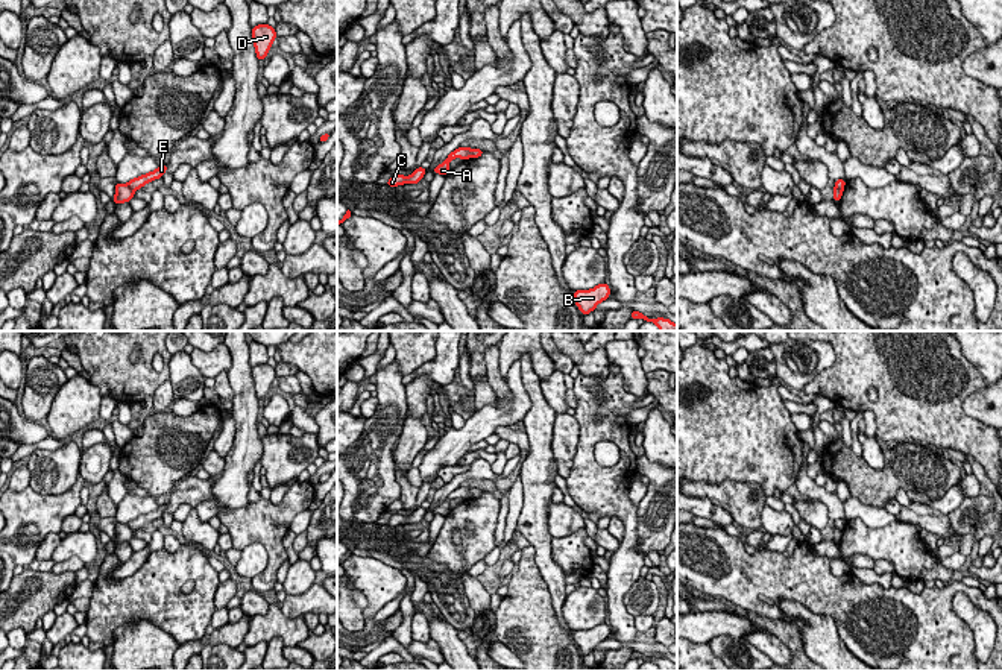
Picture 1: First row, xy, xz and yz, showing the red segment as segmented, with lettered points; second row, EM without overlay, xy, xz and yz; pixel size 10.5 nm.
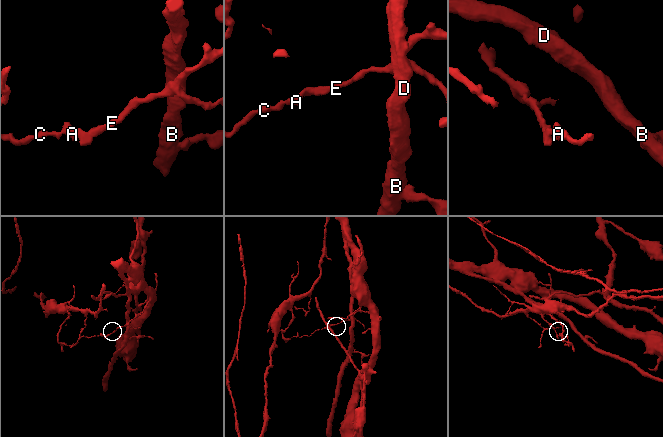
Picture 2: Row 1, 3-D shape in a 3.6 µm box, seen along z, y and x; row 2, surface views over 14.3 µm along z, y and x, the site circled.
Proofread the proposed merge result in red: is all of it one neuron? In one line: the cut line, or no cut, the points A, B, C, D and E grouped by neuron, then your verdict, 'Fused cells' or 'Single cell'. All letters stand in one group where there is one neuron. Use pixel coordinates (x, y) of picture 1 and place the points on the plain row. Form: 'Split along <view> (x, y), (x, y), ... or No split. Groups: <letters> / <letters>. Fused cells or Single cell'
Split along xy (126, 524), (132, 532). Groups: A C / B D E. Fused cells

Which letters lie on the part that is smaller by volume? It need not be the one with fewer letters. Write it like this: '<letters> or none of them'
A, C

